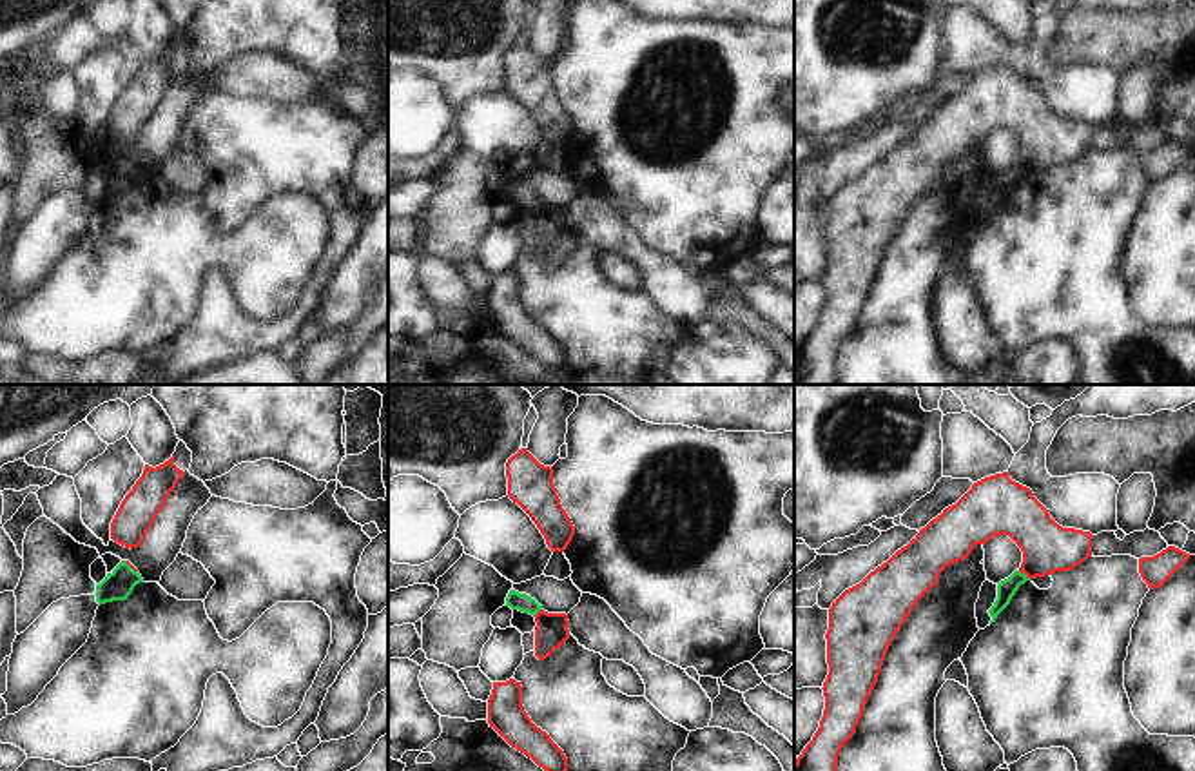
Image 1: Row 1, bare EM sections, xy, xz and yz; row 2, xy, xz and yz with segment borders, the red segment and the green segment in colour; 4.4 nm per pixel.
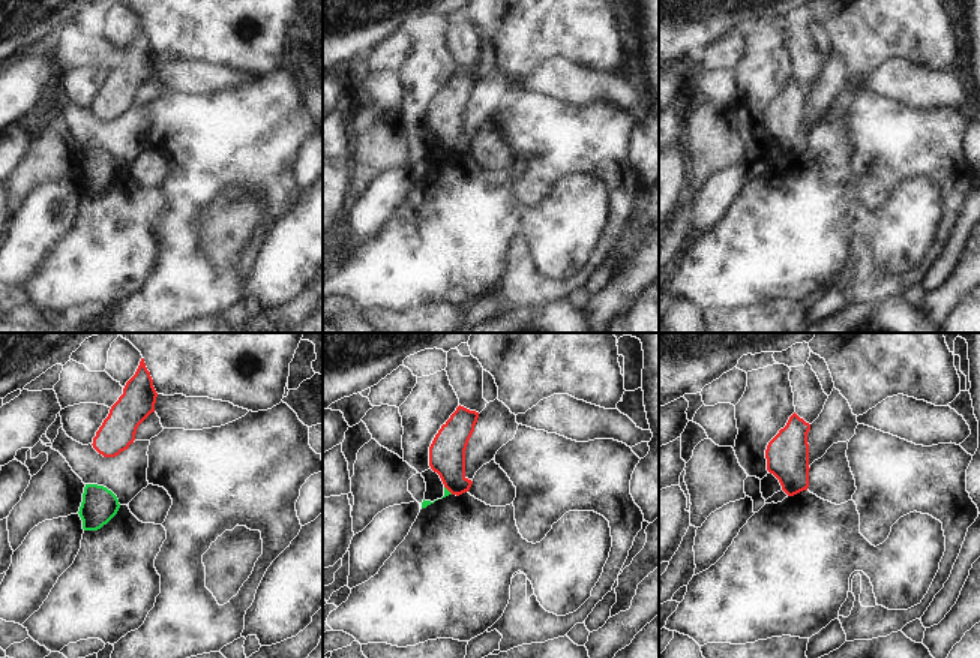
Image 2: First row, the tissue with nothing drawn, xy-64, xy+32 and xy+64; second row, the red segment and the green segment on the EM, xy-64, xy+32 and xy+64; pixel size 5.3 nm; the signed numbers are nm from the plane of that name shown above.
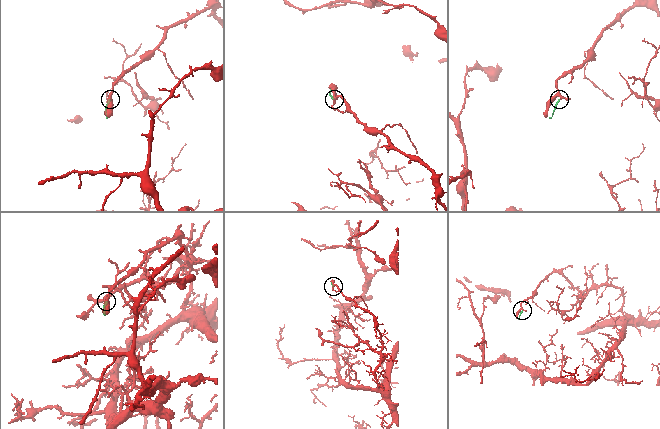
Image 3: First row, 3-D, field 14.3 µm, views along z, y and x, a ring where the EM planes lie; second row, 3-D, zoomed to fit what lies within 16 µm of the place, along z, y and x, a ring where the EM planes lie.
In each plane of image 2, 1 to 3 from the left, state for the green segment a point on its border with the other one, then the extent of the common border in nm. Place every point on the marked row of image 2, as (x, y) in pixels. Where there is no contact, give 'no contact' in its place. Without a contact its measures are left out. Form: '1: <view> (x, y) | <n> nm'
1: no contact
2: xy+32 (449, 490) | 60 nm
3: no contact

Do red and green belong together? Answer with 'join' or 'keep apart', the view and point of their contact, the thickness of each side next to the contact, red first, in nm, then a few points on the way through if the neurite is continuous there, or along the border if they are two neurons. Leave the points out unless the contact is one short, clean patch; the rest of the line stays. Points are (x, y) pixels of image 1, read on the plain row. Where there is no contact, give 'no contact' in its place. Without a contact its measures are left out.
keep apart; contact yz (1025, 167); calibres 220 and 90 nm; border yz (1018, 164), (1030, 173)

